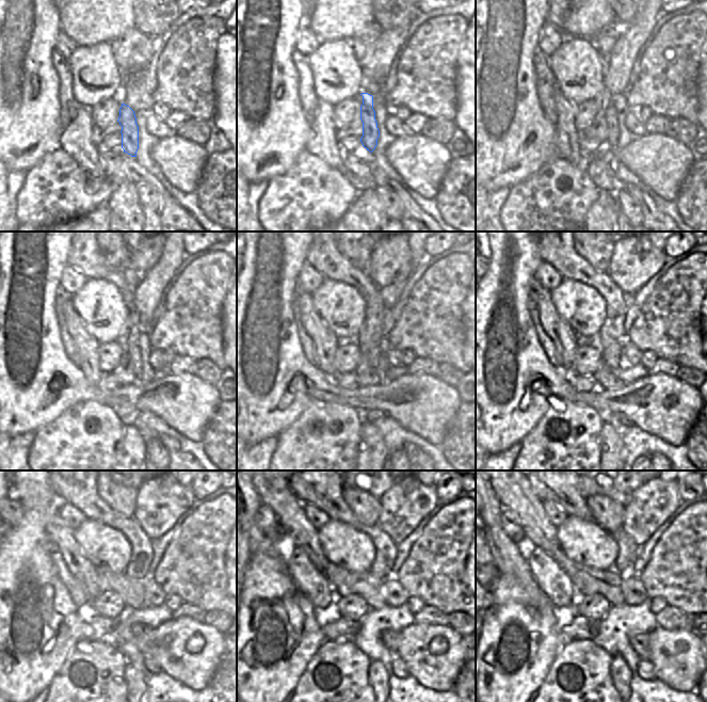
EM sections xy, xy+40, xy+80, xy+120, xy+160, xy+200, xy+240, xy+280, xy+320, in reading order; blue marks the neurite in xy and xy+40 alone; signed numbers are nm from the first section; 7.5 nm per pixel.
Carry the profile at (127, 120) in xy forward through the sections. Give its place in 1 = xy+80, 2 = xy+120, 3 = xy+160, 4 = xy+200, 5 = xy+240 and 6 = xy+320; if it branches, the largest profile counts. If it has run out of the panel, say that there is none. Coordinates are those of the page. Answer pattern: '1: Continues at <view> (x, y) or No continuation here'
1: Continues at xy+80 (611, 120)
2: Continues at xy+120 (134, 353)
3: Continues at xy+160 (373, 354)
4: Continues at xy+200 (611, 355)
5: Continues at xy+240 (132, 591)
6: Continues at xy+320 (587, 580)

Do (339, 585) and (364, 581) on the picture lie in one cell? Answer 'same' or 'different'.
same

